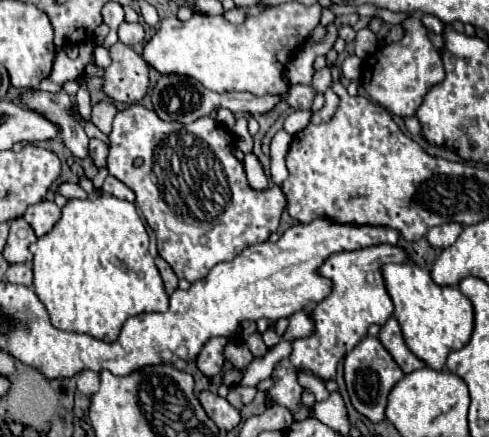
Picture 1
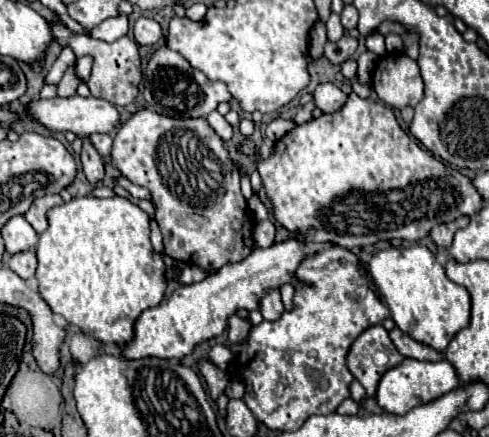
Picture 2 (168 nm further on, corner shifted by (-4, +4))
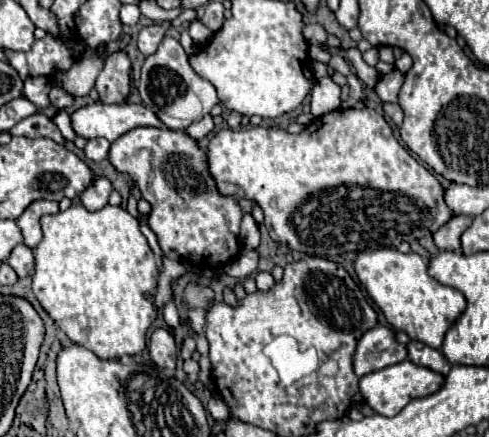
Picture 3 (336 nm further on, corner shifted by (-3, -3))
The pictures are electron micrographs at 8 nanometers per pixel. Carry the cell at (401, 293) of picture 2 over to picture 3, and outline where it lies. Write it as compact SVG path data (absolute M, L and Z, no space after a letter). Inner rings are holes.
M395 247L367 249L355 259L355 273L375 305L383 311L385 319L411 339L423 341L433 349L443 345L443 335L451 323L465 311L465 297L427 273L427 263L417 253L399 253Z

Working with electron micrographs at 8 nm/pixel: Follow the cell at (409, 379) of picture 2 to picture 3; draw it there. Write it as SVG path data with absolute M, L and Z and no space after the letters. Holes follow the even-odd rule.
M403 361L391 367L385 367L381 371L373 371L371 375L365 375L363 379L359 379L361 383L361 395L365 399L365 403L377 411L379 415L385 417L395 417L411 399L419 399L419 397L427 397L433 395L435 391L441 389L445 377L437 371L431 371L427 367L419 367L411 361Z

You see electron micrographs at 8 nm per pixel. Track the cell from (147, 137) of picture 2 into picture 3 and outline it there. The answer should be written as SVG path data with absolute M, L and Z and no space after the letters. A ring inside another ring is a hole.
M135 127L109 149L113 167L127 175L151 203L149 227L169 259L185 261L197 269L225 265L239 255L239 225L243 211L235 197L221 195L209 173L207 153L185 131L167 127Z

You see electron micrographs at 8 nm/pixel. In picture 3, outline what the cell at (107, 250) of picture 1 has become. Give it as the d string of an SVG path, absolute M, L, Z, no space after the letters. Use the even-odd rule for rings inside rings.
M71 205L67 211L59 211L57 215L45 215L41 219L41 227L43 241L33 249L33 293L55 325L73 343L87 347L101 359L141 353L145 349L145 333L157 317L155 287L159 267L145 235L139 229L139 221L123 207L107 205L99 211L87 211L83 205Z

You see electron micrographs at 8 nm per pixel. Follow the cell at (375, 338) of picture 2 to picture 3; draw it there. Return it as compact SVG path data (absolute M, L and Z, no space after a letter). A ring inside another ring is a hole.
M387 327L369 329L357 343L357 351L353 357L353 369L357 377L379 371L387 365L395 365L407 359L405 345L397 343L395 333Z

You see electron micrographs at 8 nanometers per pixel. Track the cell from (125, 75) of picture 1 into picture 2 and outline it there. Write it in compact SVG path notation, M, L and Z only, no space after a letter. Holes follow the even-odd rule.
M56 16L54 22L50 22L54 40L64 46L64 48L72 48L76 56L86 56L90 54L94 58L94 66L92 66L92 76L88 80L88 86L92 90L92 96L96 98L104 98L116 106L126 106L130 102L134 102L134 98L138 96L138 84L142 78L140 72L140 54L138 54L138 44L134 38L130 36L122 36L116 42L102 42L96 38L90 38L88 34L76 34L72 32L68 26L64 26L60 22L60 18Z

